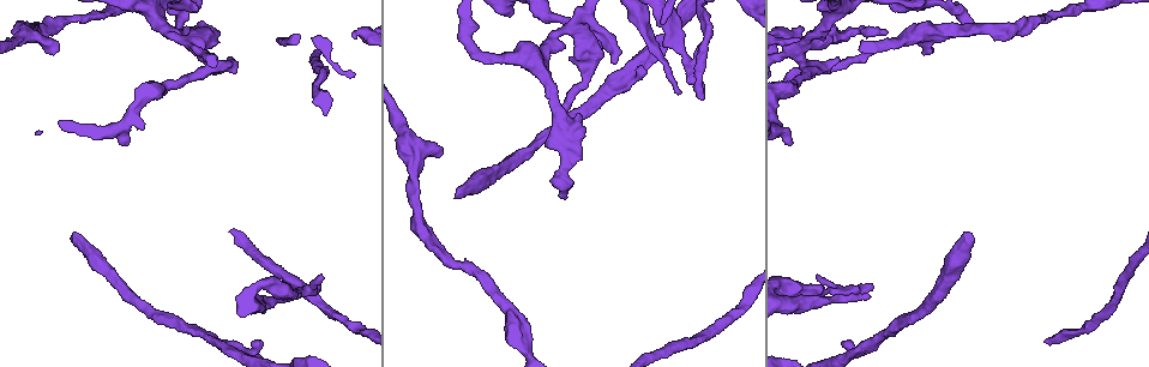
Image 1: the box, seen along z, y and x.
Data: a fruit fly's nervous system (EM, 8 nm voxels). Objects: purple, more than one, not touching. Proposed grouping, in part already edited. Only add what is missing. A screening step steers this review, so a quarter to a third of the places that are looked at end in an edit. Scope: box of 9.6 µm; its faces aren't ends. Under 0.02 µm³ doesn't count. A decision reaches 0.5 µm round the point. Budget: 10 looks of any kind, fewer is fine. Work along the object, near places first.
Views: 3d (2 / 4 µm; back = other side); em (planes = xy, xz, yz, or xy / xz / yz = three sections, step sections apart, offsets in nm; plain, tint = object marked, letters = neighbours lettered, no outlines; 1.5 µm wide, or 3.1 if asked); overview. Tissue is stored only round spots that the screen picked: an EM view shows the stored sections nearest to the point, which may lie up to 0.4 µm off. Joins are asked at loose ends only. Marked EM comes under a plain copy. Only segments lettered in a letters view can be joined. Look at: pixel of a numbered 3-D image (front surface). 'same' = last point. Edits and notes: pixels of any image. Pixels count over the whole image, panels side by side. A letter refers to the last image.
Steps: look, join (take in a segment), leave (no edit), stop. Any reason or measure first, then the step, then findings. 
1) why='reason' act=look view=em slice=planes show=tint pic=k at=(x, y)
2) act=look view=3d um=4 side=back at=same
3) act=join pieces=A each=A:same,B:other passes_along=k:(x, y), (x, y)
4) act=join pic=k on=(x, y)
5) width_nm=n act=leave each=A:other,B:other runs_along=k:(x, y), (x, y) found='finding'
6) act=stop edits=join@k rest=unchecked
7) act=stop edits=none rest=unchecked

act=look view=em slice=planes show=letters pic=1 at=(128, 142)

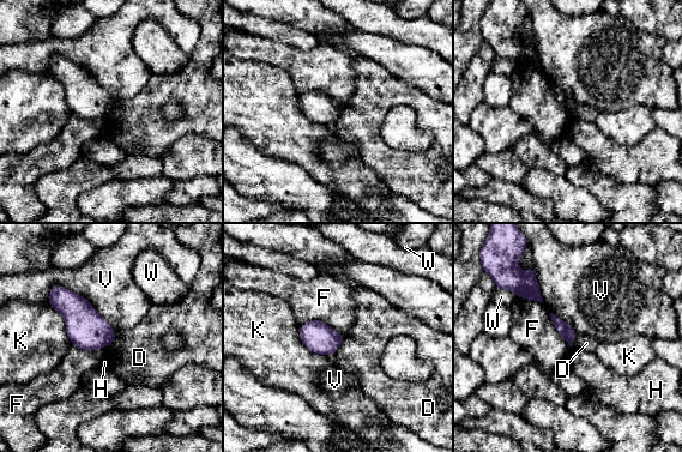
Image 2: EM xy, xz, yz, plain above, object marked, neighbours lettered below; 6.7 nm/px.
longest_contact=V:550nm act=leave each=D:other,F:other,H:other,K:other,V:other,W:other found='no lettered segment goes on from it'

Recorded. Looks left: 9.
why='branch stops here' act=look view=em slice=planes show=letters pic=1 at=(931, 49)

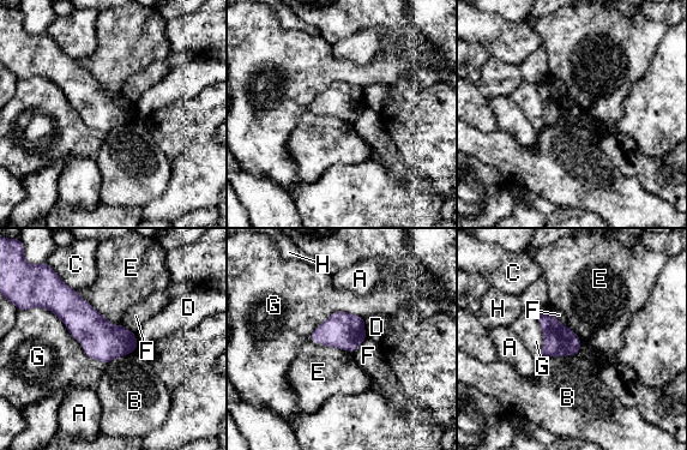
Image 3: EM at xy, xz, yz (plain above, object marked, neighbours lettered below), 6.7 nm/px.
longest_contact=G:500nm act=leave each=A:other,B:other,C:other,D:other,E:other,F:other,G:other,H:other border=3:(76, 290), (112, 325), (121, 324) found='no lettered segment goes on from it'

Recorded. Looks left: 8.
act=look view=em slice=planes show=letters pic=1 at=(71, 239)

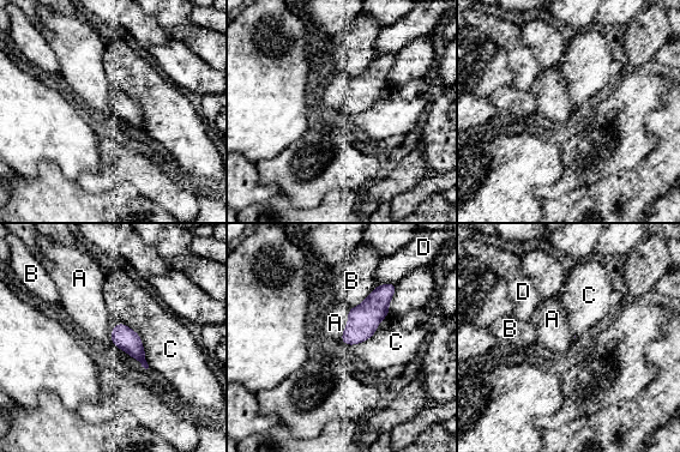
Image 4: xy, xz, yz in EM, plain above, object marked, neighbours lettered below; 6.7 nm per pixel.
longest_contact=C:380nm act=join pieces=A each=A:same,B:other,C:other,D:other found='it goes on there'

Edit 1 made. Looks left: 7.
act=look view=overview

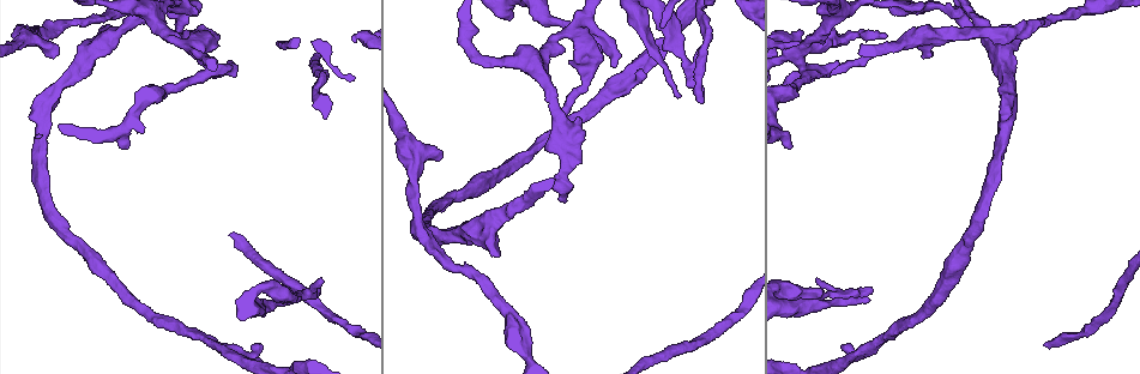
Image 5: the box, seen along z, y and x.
why='branch stops here' act=look view=em slice=planes show=letters pic=5 at=(324, 280)

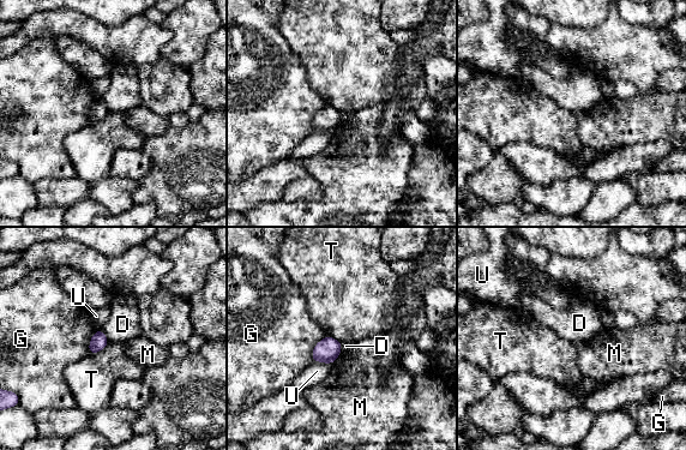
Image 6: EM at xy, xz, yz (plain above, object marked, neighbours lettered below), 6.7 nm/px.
width_nm=110 act=leave each=D:other,G:other,M:other,T:other,U:other border=6:(100, 329), (109, 340) found='no lettered segment goes on from it'

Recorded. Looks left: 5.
act=stop edits=join@4 rest=unchecked

